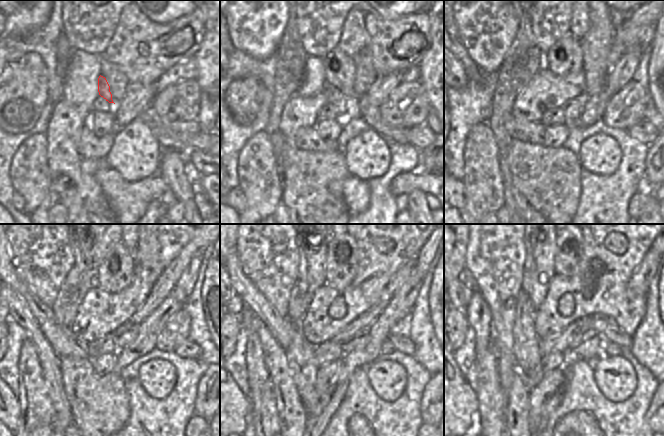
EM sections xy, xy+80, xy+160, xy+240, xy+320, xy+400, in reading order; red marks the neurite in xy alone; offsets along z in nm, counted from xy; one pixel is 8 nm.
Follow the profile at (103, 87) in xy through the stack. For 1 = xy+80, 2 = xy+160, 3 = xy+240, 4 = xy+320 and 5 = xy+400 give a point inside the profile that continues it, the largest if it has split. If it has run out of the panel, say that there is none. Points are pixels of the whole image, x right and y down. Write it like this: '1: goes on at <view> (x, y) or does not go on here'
1: goes on at xy+80 (343, 103)
2: goes on at xy+160 (572, 109)
3: goes on at xy+240 (125, 335)
4: goes on at xy+320 (359, 341)
5: goes on at xy+400 (591, 347)

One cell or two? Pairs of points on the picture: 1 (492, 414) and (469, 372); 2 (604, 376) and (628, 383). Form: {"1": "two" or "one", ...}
{"1": "two", "2": "one"}

